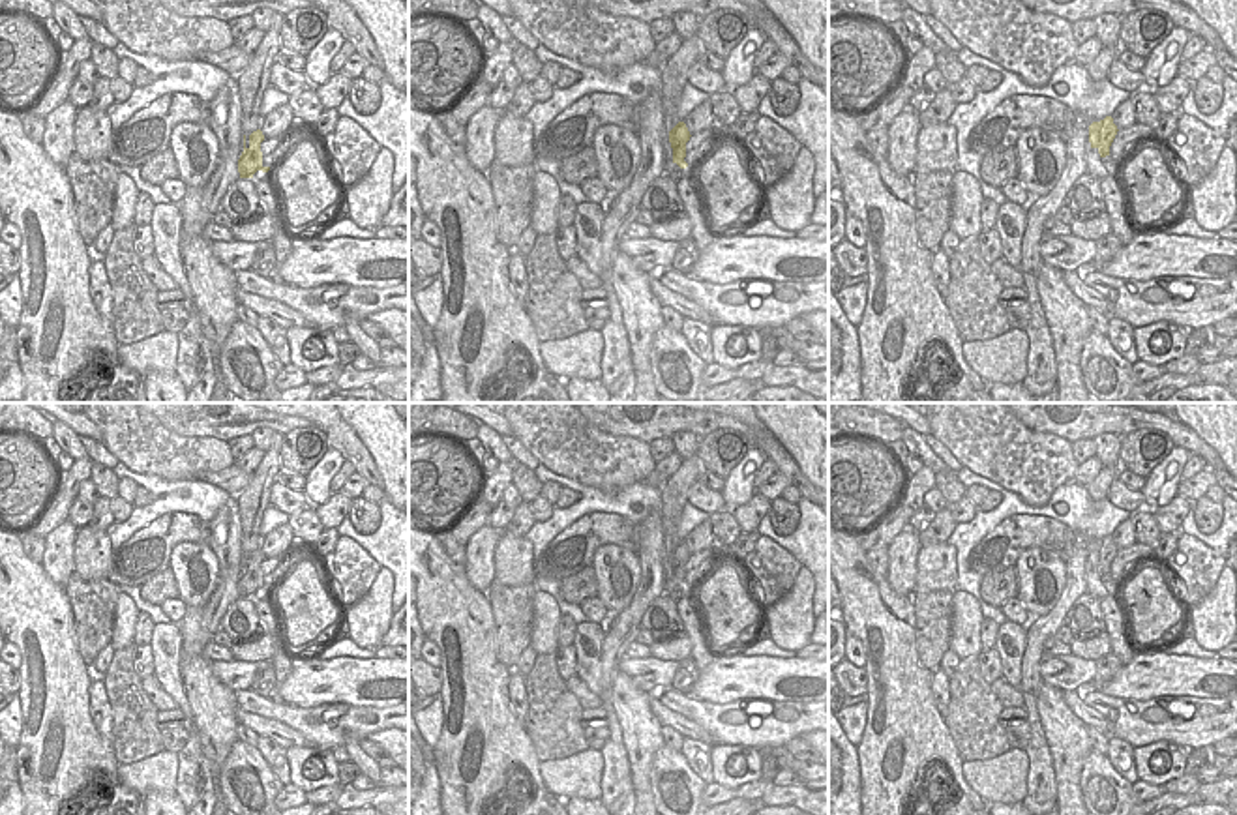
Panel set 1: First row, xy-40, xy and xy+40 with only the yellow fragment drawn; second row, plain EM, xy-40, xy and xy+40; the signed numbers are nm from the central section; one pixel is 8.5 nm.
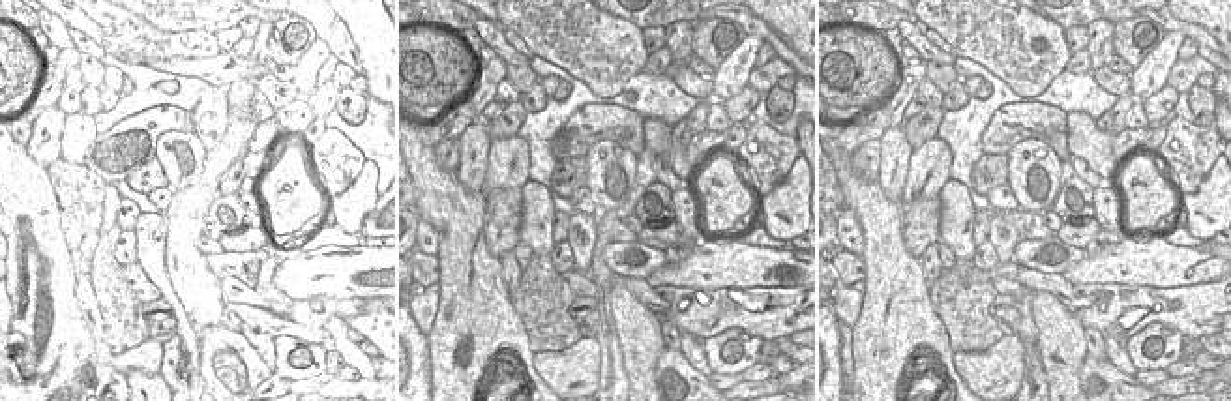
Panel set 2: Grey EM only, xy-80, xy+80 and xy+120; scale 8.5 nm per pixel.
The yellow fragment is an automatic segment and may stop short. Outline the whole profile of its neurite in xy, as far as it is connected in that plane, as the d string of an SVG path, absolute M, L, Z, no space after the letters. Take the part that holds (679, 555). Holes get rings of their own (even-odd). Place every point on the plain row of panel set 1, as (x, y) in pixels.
M678 541L671 551L669 551L669 562L673 568L673 583L677 583L680 588L686 588L688 583L684 581L686 577L686 562L690 560L690 551L684 541Z

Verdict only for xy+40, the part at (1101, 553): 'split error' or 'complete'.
complete

